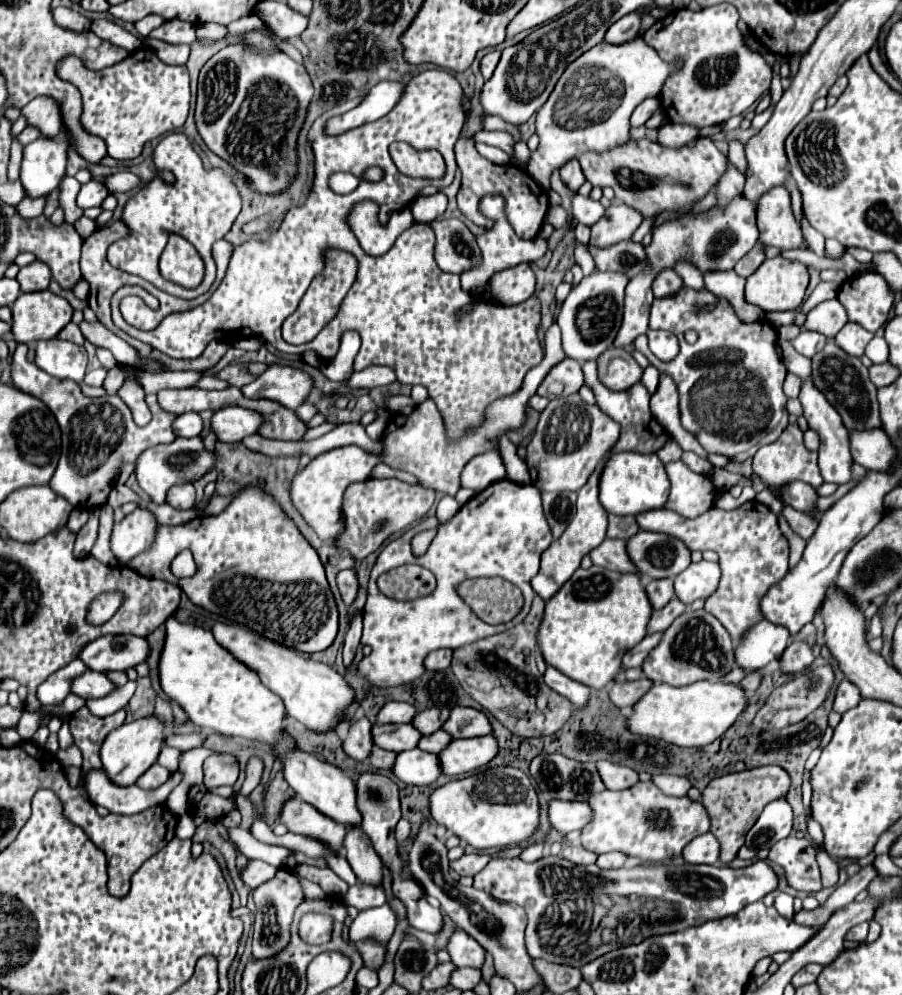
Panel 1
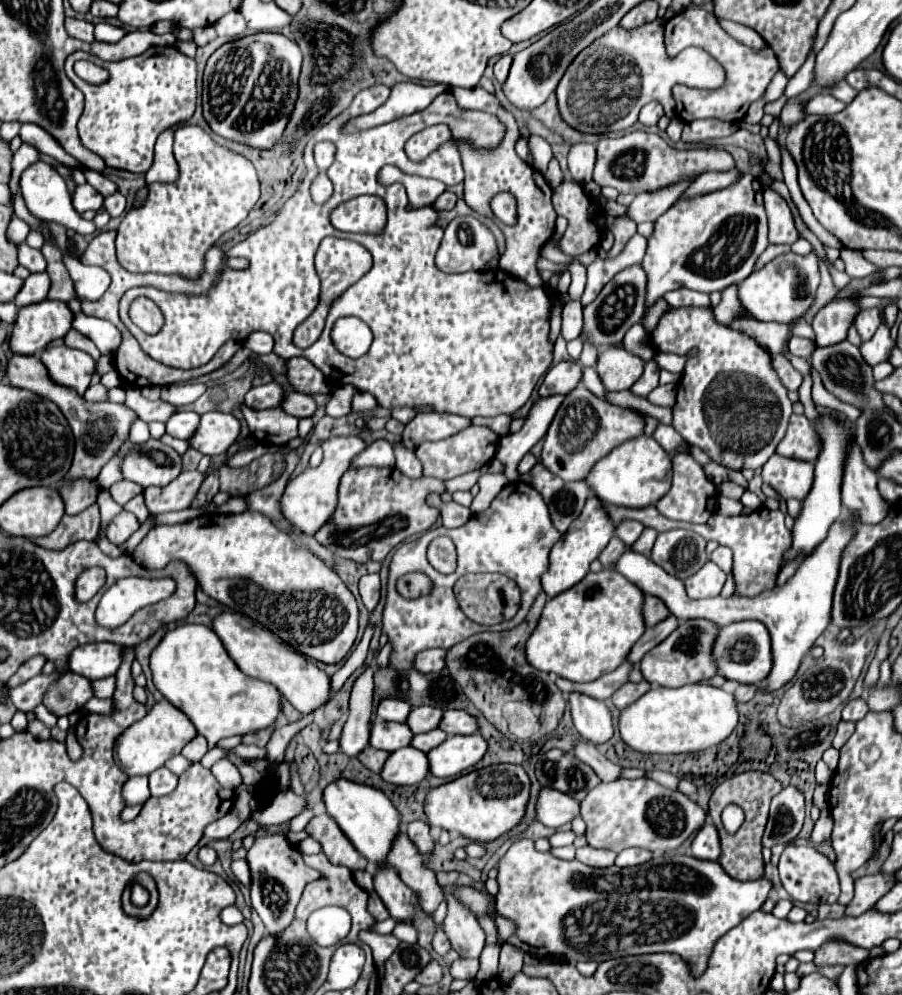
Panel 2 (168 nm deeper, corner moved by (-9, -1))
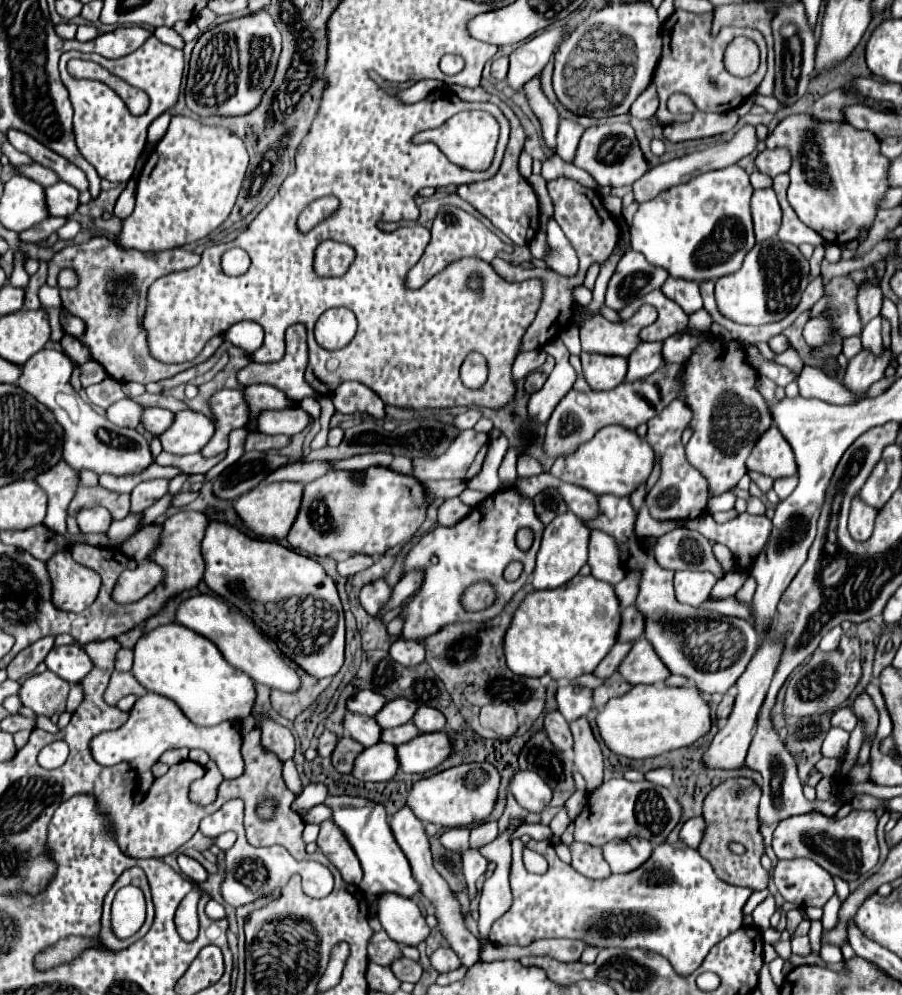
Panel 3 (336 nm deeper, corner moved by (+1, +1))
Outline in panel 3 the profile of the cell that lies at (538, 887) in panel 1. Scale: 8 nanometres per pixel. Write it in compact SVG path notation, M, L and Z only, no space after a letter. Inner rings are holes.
M513 839L513 861L509 871L511 891L513 891L513 905L511 909L499 917L491 931L489 941L499 945L521 945L527 947L537 939L549 939L549 937L567 937L567 939L581 939L587 945L595 947L623 947L623 949L645 949L659 953L671 961L675 971L679 975L693 973L709 953L713 945L723 941L727 935L743 927L743 905L753 893L747 887L733 887L725 881L719 881L715 877L713 867L707 859L703 859L697 849L691 847L675 847L669 843L663 843L653 849L651 859L641 865L635 873L627 875L611 875L607 881L591 881L583 877L581 873L575 873L575 869L567 863L563 863L553 845L547 841L529 841L529 849L541 853L547 857L549 869L543 875L533 875L525 869L521 851L527 847L521 843L521 839Z

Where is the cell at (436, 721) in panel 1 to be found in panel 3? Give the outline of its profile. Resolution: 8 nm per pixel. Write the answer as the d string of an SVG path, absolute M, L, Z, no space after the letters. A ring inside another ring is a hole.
M397 697L393 701L387 701L385 707L375 715L375 721L383 727L383 729L391 729L397 725L405 725L411 721L413 713L415 713L417 705L405 697Z

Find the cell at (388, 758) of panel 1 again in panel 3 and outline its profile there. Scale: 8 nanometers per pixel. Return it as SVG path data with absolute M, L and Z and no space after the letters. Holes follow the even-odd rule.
M343 735L339 737L337 745L335 745L335 751L331 755L331 763L333 767L339 771L339 773L349 773L351 771L351 765L355 761L355 757L361 753L363 745L359 745L355 739L351 739L349 735Z

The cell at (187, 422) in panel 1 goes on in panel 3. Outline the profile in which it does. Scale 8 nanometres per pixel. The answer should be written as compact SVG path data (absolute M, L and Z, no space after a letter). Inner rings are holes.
M145 407L141 413L141 425L145 427L145 431L149 431L151 435L159 435L163 433L163 429L167 429L167 425L171 425L173 421L173 413L167 409L159 409L159 407Z

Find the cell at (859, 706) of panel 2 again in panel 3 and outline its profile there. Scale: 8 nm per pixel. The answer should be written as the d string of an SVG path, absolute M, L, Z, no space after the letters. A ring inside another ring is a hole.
M841 707L841 709L837 709L837 711L833 713L831 725L833 725L833 727L841 727L841 729L845 729L845 731L851 733L851 731L855 729L855 725L857 725L857 717L855 717L855 713L851 711L851 707Z

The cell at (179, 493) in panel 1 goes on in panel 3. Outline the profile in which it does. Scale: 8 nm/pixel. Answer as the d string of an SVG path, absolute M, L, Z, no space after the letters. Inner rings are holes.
M151 479L151 481L143 481L139 483L133 491L131 491L131 511L129 513L141 513L147 507L151 507L157 499L161 499L167 493L167 479Z

